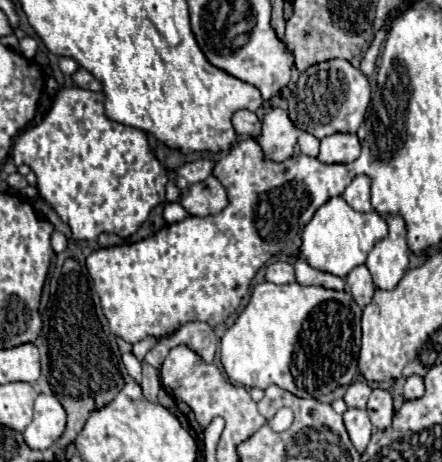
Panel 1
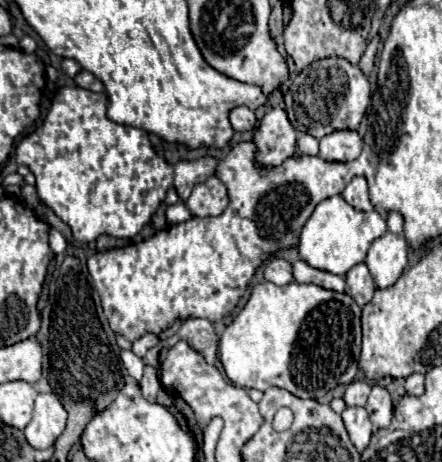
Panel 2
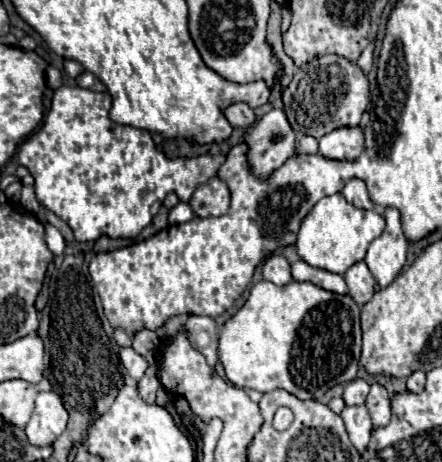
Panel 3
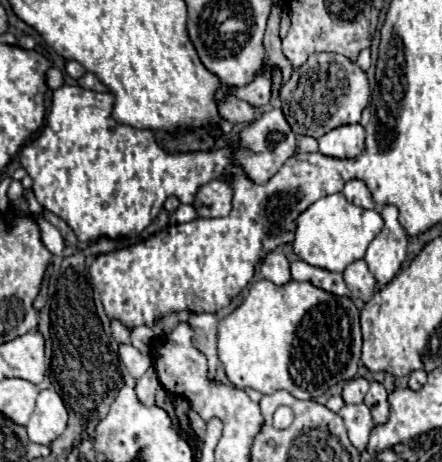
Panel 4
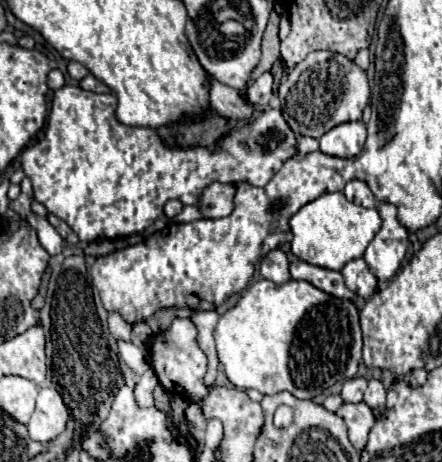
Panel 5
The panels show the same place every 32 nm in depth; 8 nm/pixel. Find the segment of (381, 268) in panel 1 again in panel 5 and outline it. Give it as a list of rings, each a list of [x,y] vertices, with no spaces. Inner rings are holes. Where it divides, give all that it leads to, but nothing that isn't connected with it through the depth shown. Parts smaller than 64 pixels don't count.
[[[380,204],[378,208],[382,218],[382,228],[374,236],[374,240],[368,244],[364,252],[364,260],[370,268],[370,272],[380,280],[390,280],[408,250],[408,230],[398,222],[396,218],[396,206],[394,204]]]

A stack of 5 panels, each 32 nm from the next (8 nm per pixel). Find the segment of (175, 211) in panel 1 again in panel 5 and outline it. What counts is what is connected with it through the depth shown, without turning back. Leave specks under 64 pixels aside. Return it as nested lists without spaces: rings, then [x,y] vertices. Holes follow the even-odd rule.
[[[184,206],[182,212],[172,218],[172,222],[194,222],[198,218],[202,218],[202,216],[200,216],[200,210],[196,206]]]

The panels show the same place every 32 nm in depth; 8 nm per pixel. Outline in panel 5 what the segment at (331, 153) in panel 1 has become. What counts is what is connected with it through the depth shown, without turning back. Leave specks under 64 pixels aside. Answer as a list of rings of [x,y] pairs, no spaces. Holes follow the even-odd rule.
[[[346,122],[320,138],[320,152],[338,158],[352,158],[362,152],[366,126],[362,122]]]

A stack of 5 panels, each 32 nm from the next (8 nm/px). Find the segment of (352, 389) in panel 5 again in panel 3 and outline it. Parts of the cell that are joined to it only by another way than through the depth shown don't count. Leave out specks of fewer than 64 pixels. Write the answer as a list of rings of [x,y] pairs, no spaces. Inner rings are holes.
[[[352,380],[346,384],[342,398],[346,406],[362,406],[366,402],[368,392],[370,392],[370,384],[366,380]]]

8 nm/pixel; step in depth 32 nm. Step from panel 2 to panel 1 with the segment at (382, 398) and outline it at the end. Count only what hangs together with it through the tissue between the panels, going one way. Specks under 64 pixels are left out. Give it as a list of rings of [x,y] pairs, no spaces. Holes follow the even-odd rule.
[[[372,390],[372,396],[368,400],[368,414],[372,424],[378,430],[384,430],[392,424],[392,416],[394,416],[394,406],[392,406],[392,396],[386,390]]]

